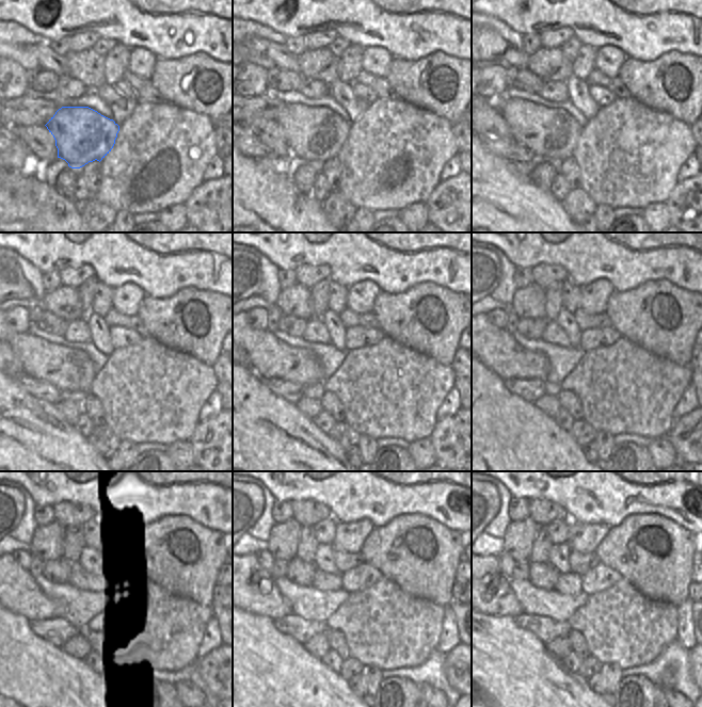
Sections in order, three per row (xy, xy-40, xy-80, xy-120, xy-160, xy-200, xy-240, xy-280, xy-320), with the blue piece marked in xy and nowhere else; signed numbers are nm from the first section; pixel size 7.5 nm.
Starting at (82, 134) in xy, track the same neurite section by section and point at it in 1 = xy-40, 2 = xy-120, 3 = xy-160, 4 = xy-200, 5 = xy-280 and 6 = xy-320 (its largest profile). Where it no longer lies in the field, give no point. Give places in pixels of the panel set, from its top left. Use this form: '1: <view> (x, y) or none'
1: xy-40 (315, 134)
2: xy-120 (66, 369)
3: xy-160 (269, 357)
4: xy-200 (495, 348)
5: xy-280 (254, 591)
6: xy-320 (493, 596)

